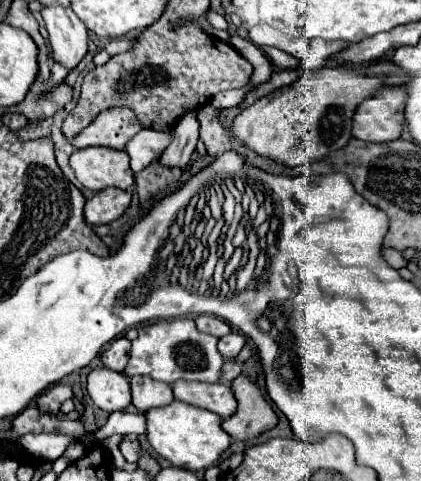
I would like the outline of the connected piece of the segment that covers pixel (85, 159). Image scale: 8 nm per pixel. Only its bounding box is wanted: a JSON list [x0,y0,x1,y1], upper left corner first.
[70,147,134,191]

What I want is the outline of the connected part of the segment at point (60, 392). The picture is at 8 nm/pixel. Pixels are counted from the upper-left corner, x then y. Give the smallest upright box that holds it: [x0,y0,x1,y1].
[36,385,72,413]

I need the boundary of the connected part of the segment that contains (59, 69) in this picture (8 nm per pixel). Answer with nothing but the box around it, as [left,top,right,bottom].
[48,63,68,88]

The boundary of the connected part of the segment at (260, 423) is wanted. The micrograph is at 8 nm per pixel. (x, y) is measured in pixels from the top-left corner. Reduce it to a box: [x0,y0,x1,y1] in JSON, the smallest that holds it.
[222,377,278,441]

